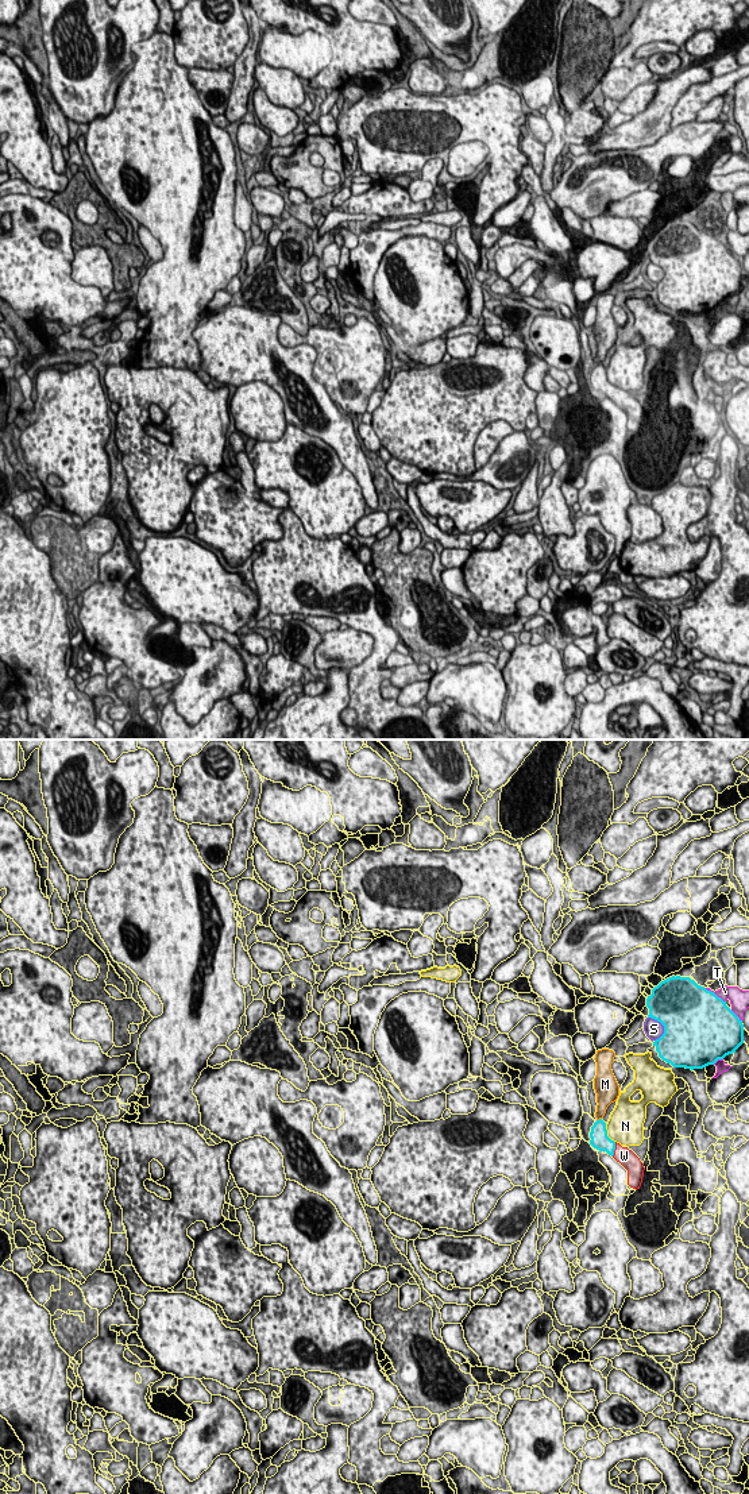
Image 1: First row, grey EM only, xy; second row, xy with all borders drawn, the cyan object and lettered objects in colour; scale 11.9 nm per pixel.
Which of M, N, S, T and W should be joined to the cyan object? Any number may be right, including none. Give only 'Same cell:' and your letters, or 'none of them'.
Same cell: W

